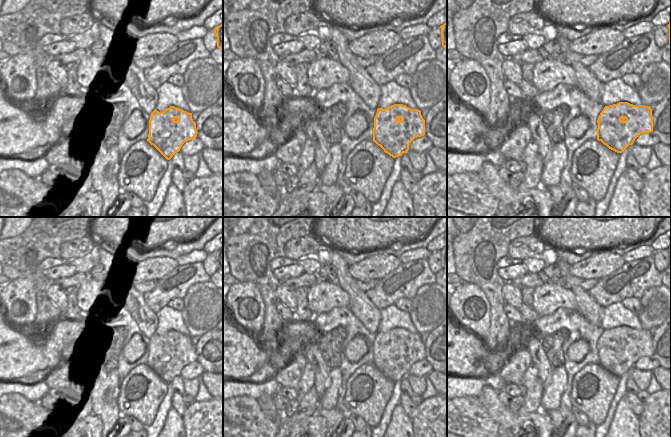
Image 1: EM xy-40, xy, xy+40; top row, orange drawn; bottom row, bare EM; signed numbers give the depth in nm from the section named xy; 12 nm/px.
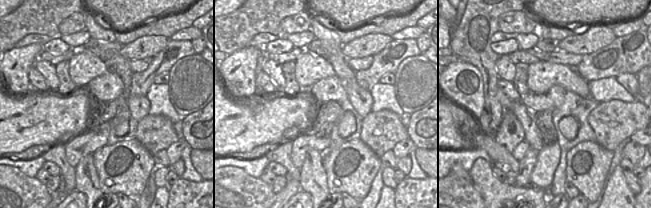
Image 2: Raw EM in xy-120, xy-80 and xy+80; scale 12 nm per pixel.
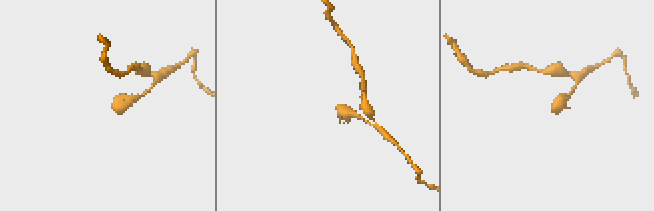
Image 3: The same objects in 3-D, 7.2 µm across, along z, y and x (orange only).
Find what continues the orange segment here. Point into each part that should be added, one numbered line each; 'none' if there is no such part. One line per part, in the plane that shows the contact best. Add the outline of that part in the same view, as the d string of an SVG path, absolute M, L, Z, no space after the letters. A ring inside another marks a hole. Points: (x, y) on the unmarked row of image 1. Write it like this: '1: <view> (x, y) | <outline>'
none

